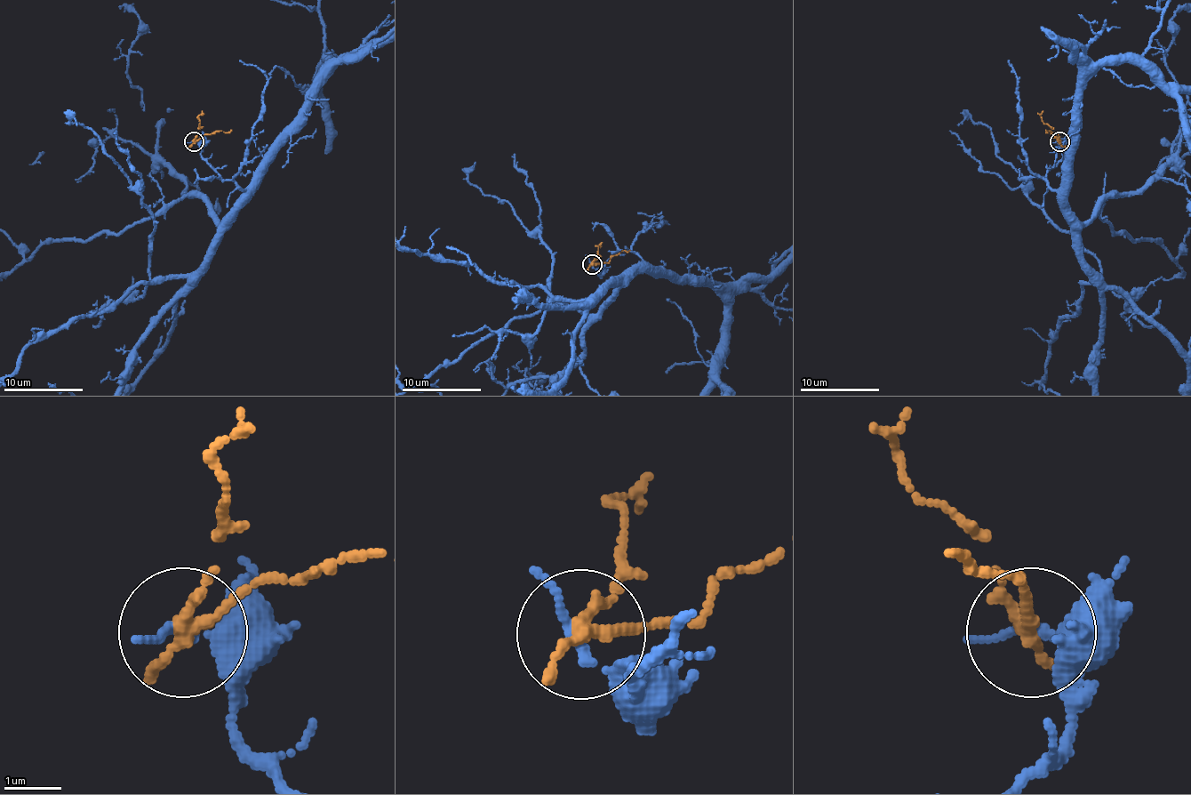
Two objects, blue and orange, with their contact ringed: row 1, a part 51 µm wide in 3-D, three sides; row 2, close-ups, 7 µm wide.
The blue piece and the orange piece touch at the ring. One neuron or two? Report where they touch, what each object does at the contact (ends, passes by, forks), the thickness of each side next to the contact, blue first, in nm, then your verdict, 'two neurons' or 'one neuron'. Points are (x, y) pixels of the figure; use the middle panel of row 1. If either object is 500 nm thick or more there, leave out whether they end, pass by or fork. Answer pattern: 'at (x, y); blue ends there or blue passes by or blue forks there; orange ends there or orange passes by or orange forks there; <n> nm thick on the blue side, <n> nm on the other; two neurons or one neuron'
at (592, 264); blue passes by; orange forks there; 130 nm thick on the blue side, 200 nm on the other; two neurons

